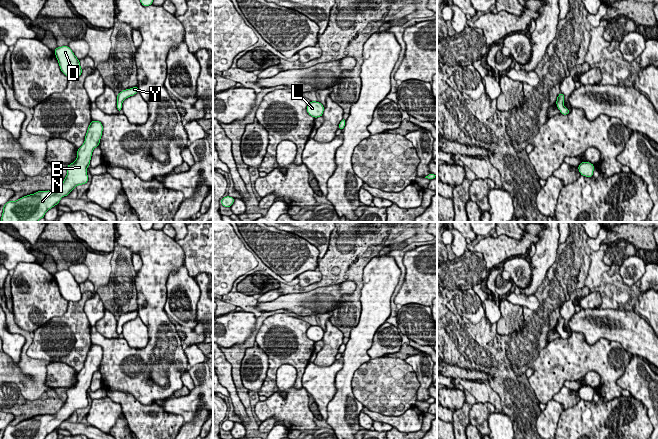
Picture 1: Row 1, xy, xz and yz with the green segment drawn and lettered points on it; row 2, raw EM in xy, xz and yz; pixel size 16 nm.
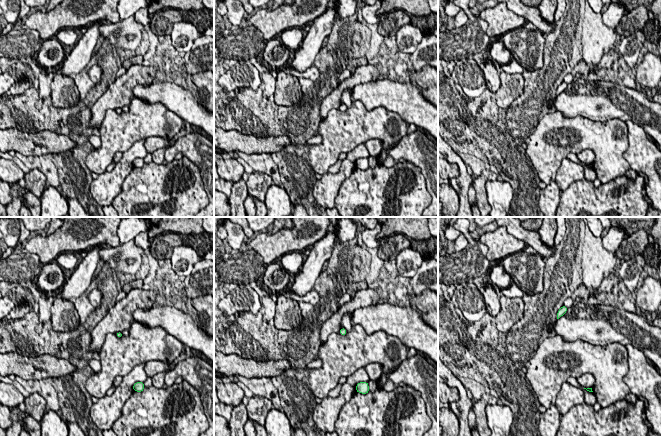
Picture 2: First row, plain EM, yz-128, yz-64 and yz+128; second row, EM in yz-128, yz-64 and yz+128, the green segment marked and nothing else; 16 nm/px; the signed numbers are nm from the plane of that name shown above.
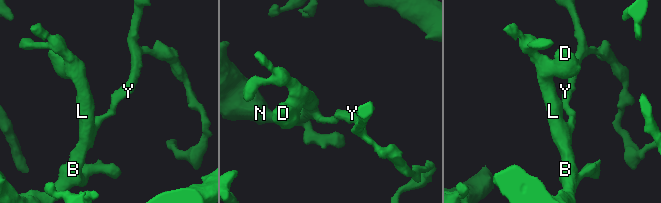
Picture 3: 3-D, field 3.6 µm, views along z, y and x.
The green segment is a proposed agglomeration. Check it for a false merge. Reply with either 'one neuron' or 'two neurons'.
one neuron

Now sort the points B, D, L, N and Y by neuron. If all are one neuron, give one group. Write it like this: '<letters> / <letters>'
B D L N Y

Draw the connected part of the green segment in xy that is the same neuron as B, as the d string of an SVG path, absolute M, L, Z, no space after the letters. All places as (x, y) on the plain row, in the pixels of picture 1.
M92 344L85 360L83 369L77 374L76 384L67 390L67 399L63 407L53 415L37 415L16 425L8 425L3 430L2 439L45 439L59 427L62 421L68 420L77 409L88 406L87 392L92 376L99 370L103 349Z

